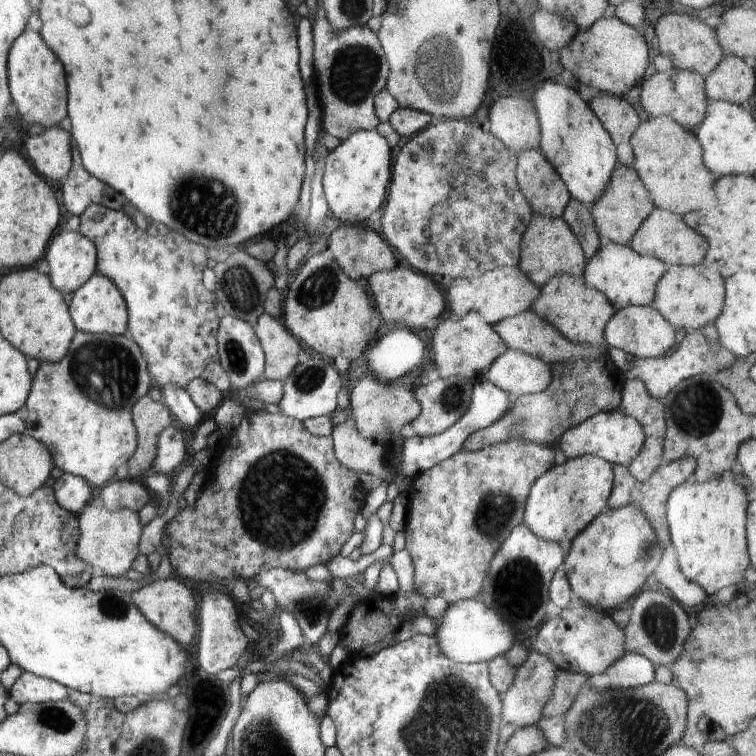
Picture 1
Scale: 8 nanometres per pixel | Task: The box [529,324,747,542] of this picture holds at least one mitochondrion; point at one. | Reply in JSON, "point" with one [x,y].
{"point":[695,411]}

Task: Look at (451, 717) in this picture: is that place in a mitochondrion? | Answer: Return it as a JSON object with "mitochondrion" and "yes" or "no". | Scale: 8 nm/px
{"mitochondrion":"yes"}

